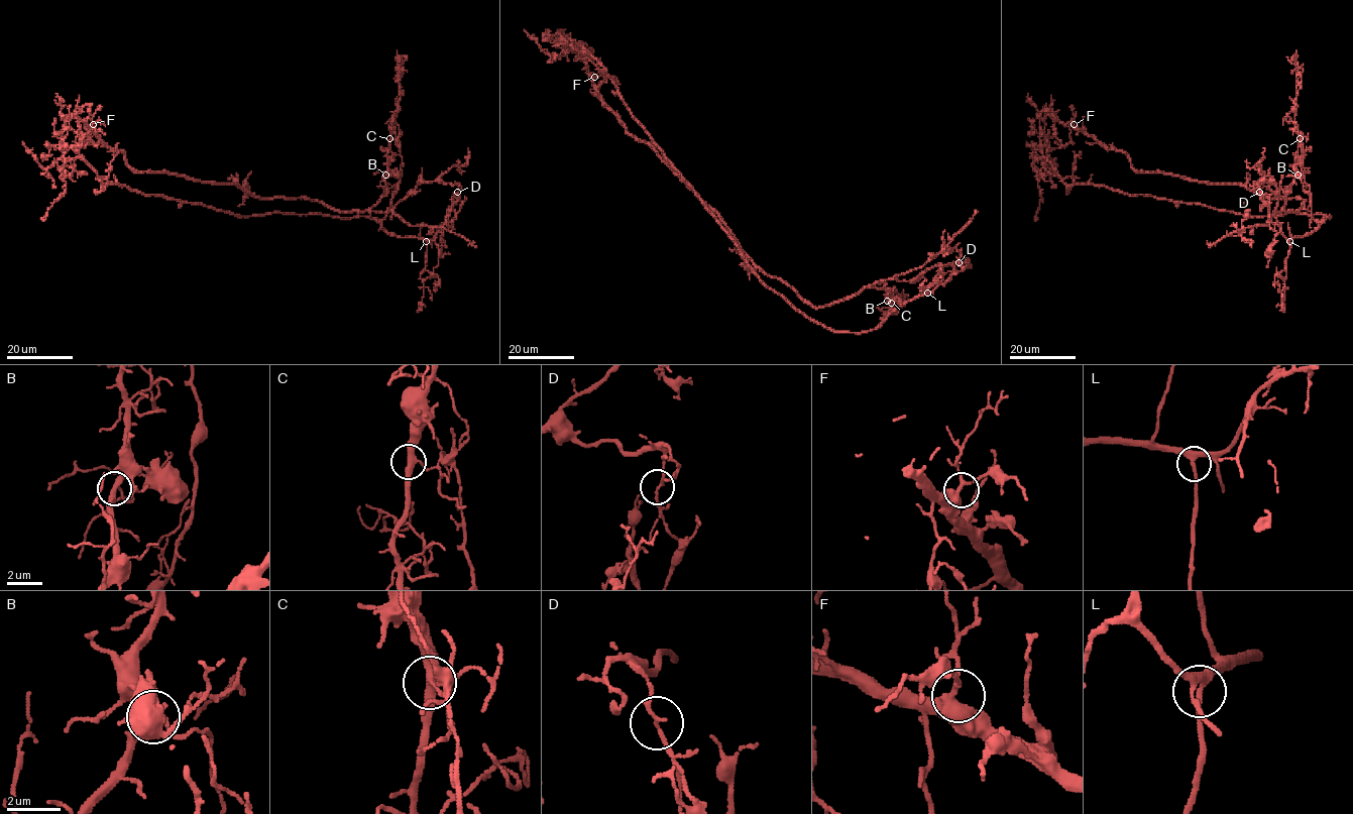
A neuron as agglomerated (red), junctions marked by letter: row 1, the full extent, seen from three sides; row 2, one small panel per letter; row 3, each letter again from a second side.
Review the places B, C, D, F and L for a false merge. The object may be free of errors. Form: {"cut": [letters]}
{"cut": ["D"]}

